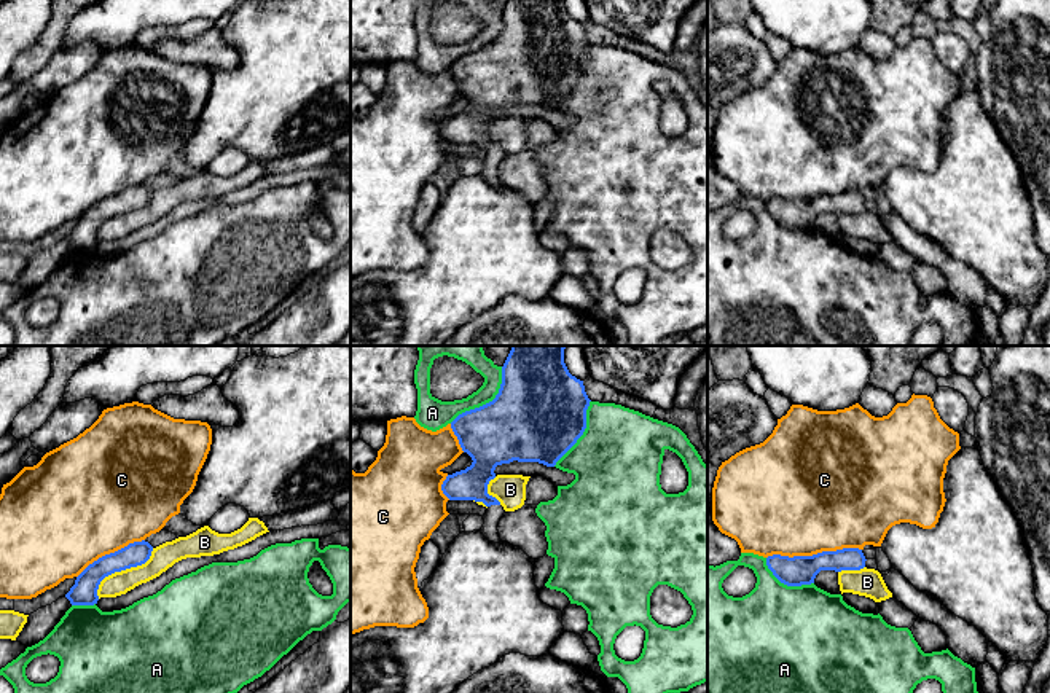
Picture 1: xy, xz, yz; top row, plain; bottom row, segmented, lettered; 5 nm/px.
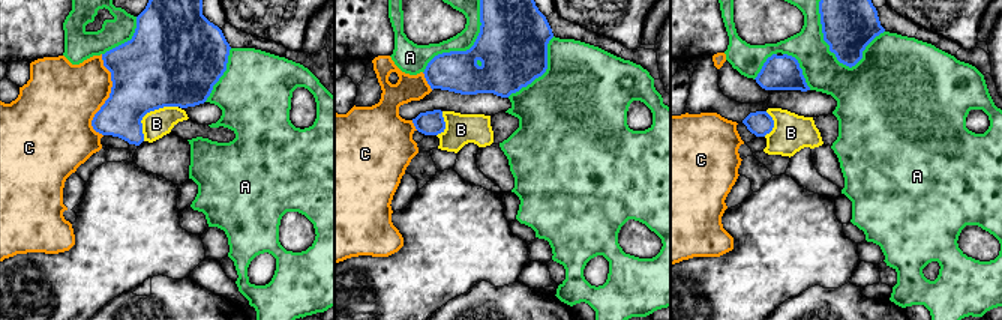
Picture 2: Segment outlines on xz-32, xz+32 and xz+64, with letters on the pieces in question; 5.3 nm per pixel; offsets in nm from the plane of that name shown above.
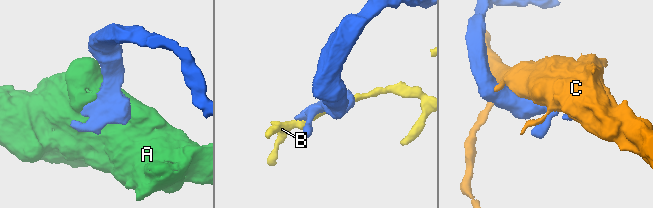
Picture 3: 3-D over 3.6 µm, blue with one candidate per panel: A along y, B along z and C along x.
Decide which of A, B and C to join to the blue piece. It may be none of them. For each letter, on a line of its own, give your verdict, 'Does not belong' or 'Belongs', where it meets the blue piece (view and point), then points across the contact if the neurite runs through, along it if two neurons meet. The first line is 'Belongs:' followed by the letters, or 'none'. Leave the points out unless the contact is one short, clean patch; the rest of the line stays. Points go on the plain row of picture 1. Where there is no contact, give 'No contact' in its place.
Belongs: none
A: Does not belong. Touches blue at xz (486, 46)
B: Does not belong. Touches blue at xy (121, 212)
C: Does not belong. Touches blue at yz (813, 198)

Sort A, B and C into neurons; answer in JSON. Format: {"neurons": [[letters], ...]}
{"neurons": [["A"], ["B"], ["C"]]}

